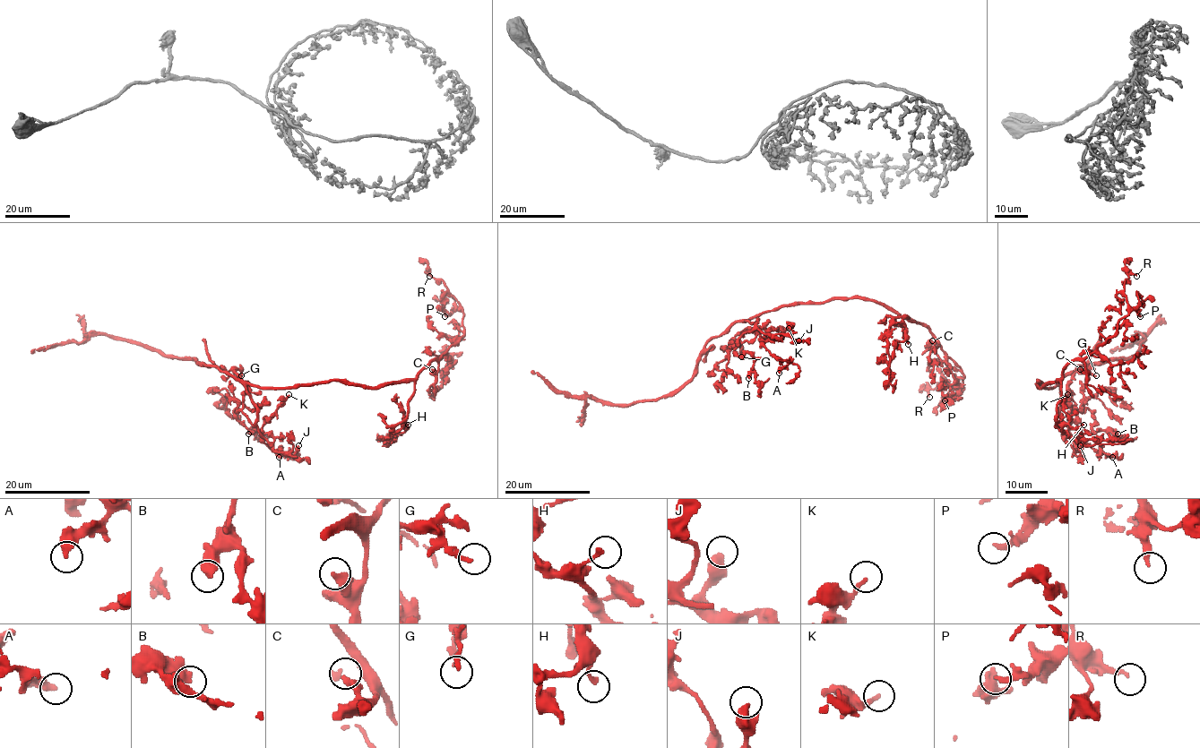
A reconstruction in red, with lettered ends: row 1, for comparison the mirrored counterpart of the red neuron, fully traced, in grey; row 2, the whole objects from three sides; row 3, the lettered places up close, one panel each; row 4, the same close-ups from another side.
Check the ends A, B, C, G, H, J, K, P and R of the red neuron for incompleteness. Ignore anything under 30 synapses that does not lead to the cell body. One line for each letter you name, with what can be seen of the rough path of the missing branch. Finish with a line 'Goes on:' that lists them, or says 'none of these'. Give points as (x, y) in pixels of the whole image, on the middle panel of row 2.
Goes on: none of these

